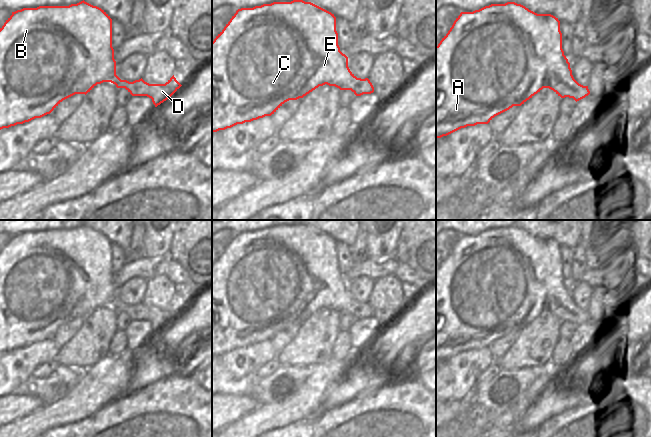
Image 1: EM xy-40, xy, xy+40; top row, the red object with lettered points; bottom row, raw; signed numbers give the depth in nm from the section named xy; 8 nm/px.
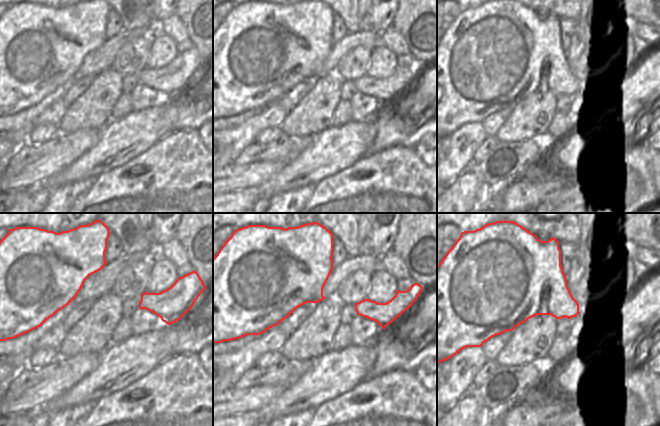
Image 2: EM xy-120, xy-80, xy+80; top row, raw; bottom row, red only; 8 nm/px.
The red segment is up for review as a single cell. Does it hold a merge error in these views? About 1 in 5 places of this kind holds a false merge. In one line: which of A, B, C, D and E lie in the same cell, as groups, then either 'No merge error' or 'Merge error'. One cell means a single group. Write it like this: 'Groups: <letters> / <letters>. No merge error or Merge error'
Groups: A B C D E. No merge error

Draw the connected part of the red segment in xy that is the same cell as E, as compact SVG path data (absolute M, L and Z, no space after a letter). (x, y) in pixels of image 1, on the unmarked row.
M303 224L291 226L273 226L253 232L241 232L236 235L224 253L212 266L212 357L231 352L237 348L251 346L274 338L285 326L303 322L319 310L335 310L340 314L351 314L356 320L371 318L374 311L368 302L357 302L348 291L348 281L340 275L338 257L336 255L336 241L331 236Z

